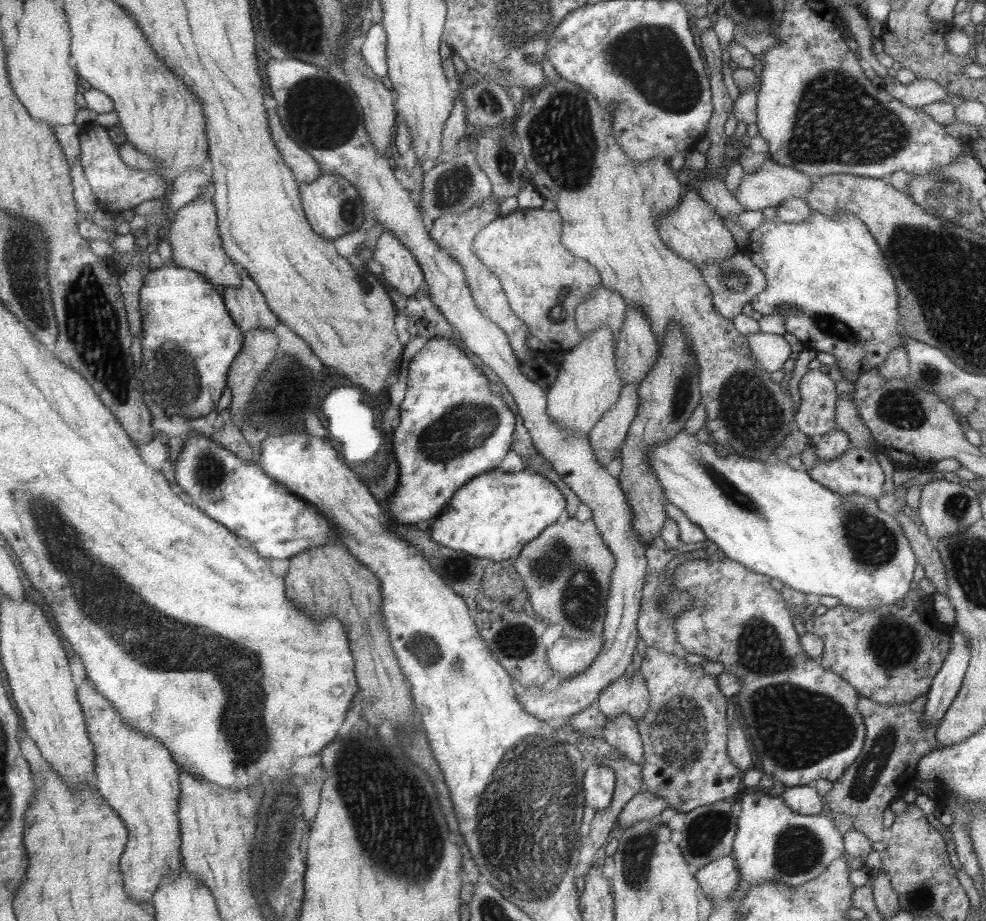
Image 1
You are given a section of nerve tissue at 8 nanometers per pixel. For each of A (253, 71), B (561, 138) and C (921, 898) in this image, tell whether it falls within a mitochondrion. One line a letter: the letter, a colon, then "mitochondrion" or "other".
A: other
B: mitochondrion
C: mitochondrion

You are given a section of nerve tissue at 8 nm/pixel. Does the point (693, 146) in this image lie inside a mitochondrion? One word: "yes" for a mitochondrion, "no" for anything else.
no

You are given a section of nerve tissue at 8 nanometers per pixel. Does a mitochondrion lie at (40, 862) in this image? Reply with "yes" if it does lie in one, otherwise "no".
no

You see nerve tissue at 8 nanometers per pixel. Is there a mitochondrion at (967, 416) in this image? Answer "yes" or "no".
no

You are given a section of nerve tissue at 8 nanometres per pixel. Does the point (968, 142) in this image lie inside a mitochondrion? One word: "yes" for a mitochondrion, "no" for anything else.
no

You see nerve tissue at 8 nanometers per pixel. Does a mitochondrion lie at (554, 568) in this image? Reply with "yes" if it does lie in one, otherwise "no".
yes

